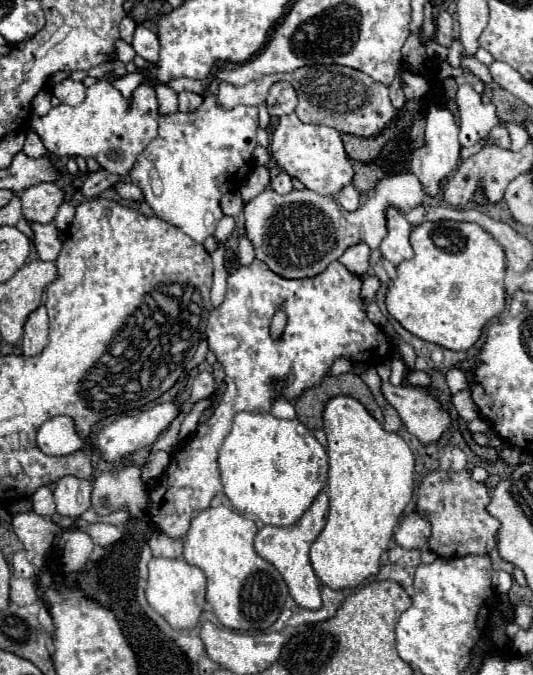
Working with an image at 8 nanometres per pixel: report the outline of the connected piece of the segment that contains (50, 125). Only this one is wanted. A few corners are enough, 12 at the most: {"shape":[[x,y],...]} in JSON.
{"shape":[[113,80],[79,106],[31,116],[55,156],[129,174],[157,136],[155,88],[127,104]]}

